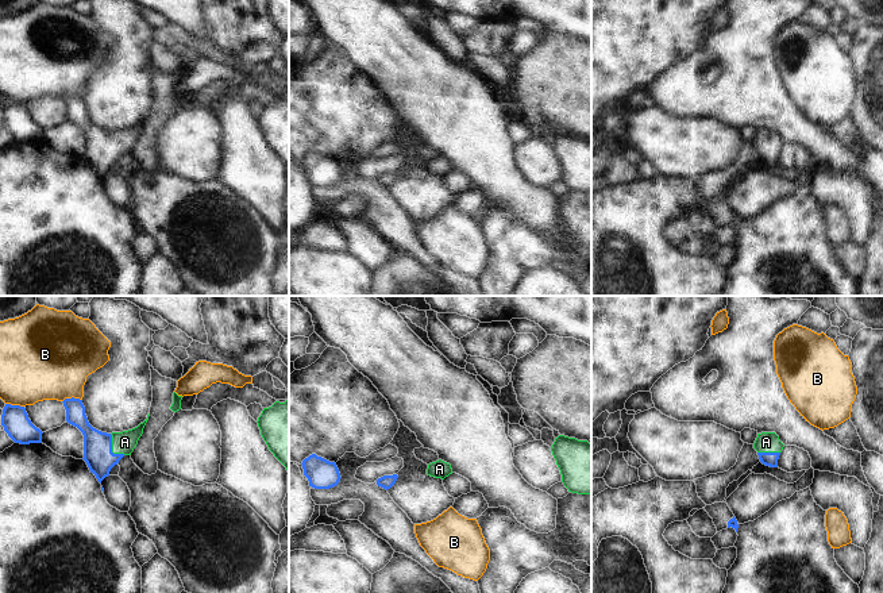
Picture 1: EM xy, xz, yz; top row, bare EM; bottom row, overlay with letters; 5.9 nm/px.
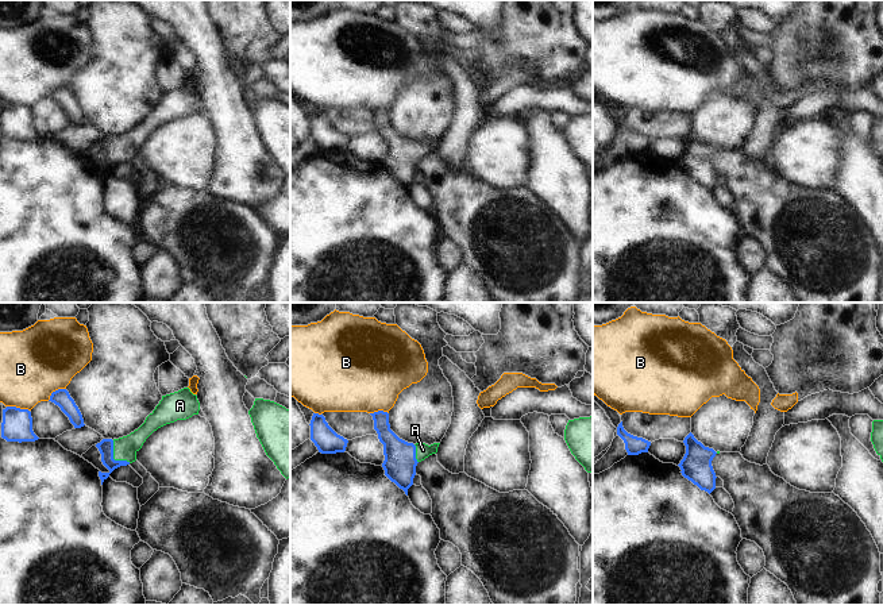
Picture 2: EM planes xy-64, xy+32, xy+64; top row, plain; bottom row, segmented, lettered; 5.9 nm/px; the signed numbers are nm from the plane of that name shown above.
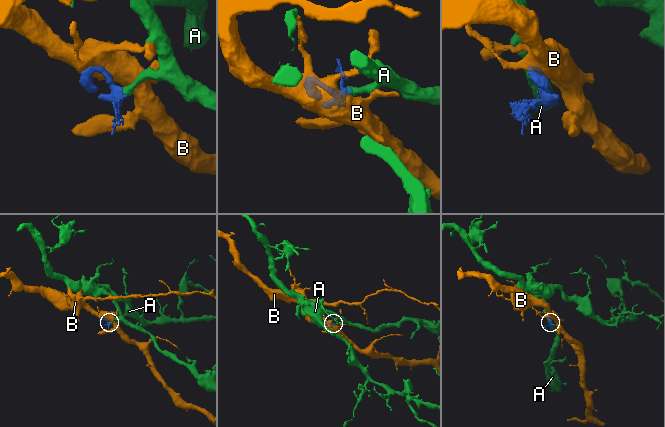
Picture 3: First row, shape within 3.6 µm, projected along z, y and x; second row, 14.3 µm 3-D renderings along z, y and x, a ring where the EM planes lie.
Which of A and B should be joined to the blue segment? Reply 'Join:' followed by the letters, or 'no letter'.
Join: A

